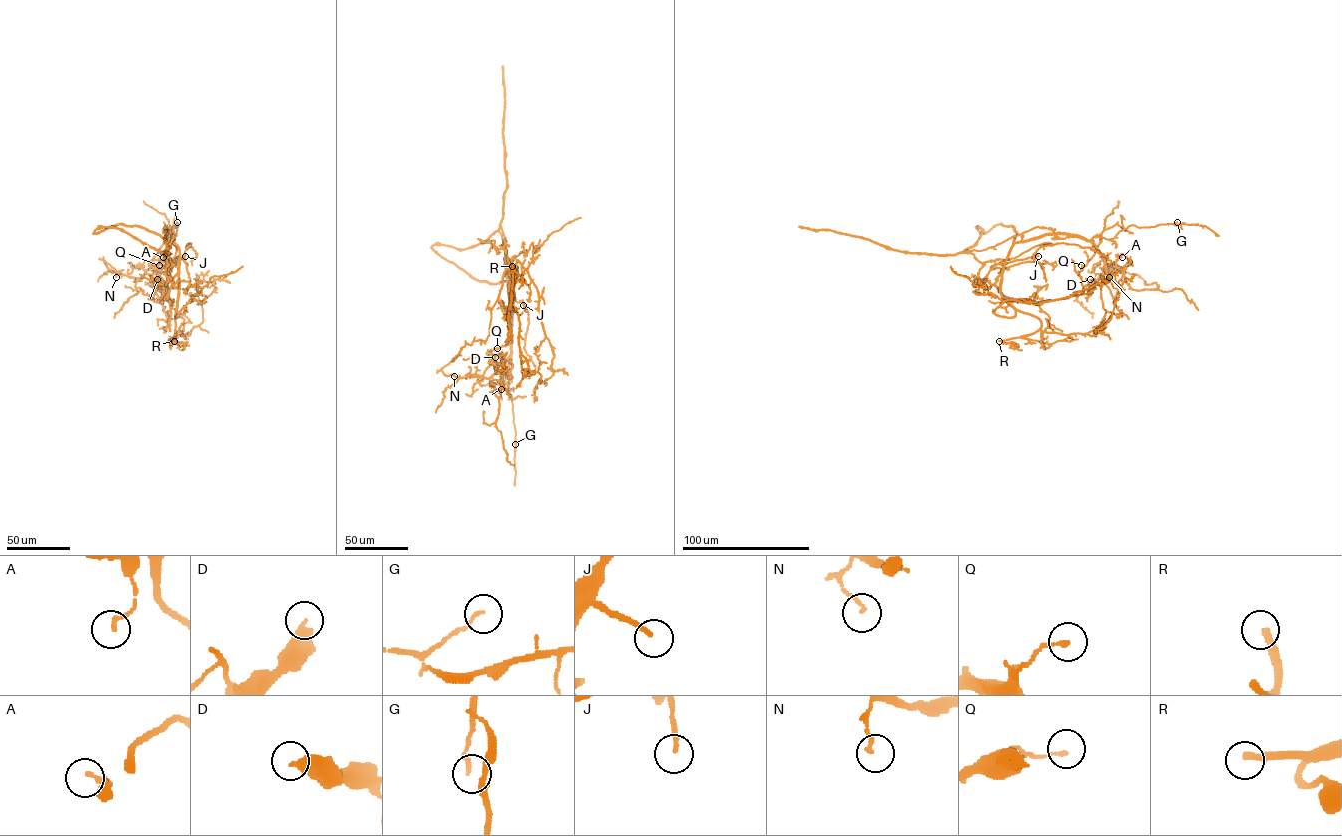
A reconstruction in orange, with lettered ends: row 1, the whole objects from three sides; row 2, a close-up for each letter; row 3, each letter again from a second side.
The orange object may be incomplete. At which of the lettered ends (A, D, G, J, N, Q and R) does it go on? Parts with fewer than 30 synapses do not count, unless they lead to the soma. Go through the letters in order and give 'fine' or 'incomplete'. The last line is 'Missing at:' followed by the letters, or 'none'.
A: fine
D: fine
G: fine
J: fine
N: fine
Q: fine
R: incomplete
Missing at: R

